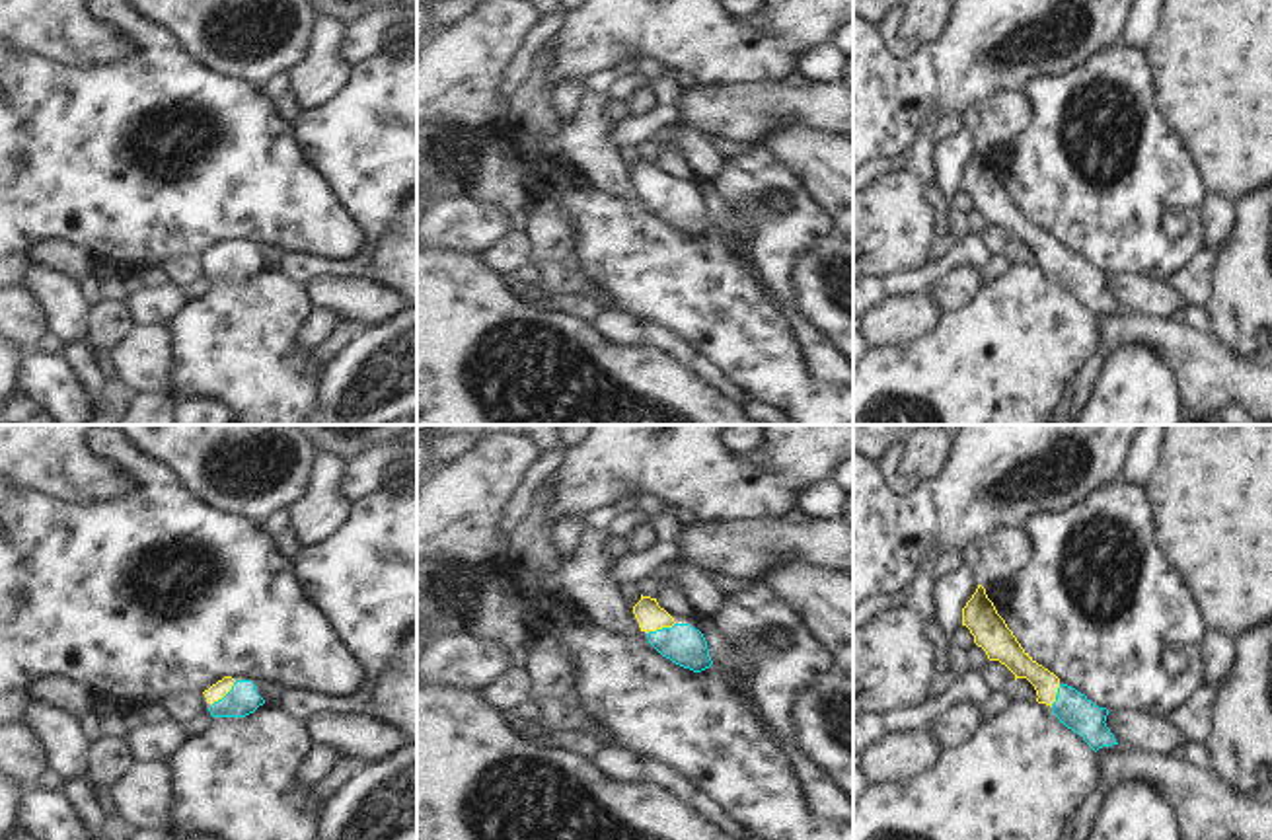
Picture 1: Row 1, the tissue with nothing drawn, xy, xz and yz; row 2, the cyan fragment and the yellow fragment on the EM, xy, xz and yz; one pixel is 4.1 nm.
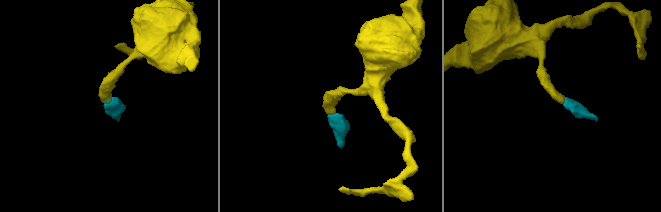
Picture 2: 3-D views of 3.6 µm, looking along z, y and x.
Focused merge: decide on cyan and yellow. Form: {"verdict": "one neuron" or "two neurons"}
{"verdict": "one neuron"}

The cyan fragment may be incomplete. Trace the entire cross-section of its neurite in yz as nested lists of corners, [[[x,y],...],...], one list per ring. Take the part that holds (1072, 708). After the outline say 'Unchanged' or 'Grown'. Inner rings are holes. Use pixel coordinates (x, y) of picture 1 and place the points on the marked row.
[[[982,585],[962,608],[962,626],[970,630],[974,643],[990,661],[1005,665],[1015,680],[1027,678],[1036,690],[1036,702],[1050,706],[1060,723],[1081,735],[1095,752],[1118,745],[1104,723],[1108,709],[1095,706],[1085,694],[1062,684],[1054,672],[1038,665],[1021,647]]]. Grown

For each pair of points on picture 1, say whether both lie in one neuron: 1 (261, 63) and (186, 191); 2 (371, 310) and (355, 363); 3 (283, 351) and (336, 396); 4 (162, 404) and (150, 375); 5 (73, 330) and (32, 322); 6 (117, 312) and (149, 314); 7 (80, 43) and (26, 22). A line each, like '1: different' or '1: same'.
1: different
2: different
3: different
4: different
5: different
6: different
7: same

